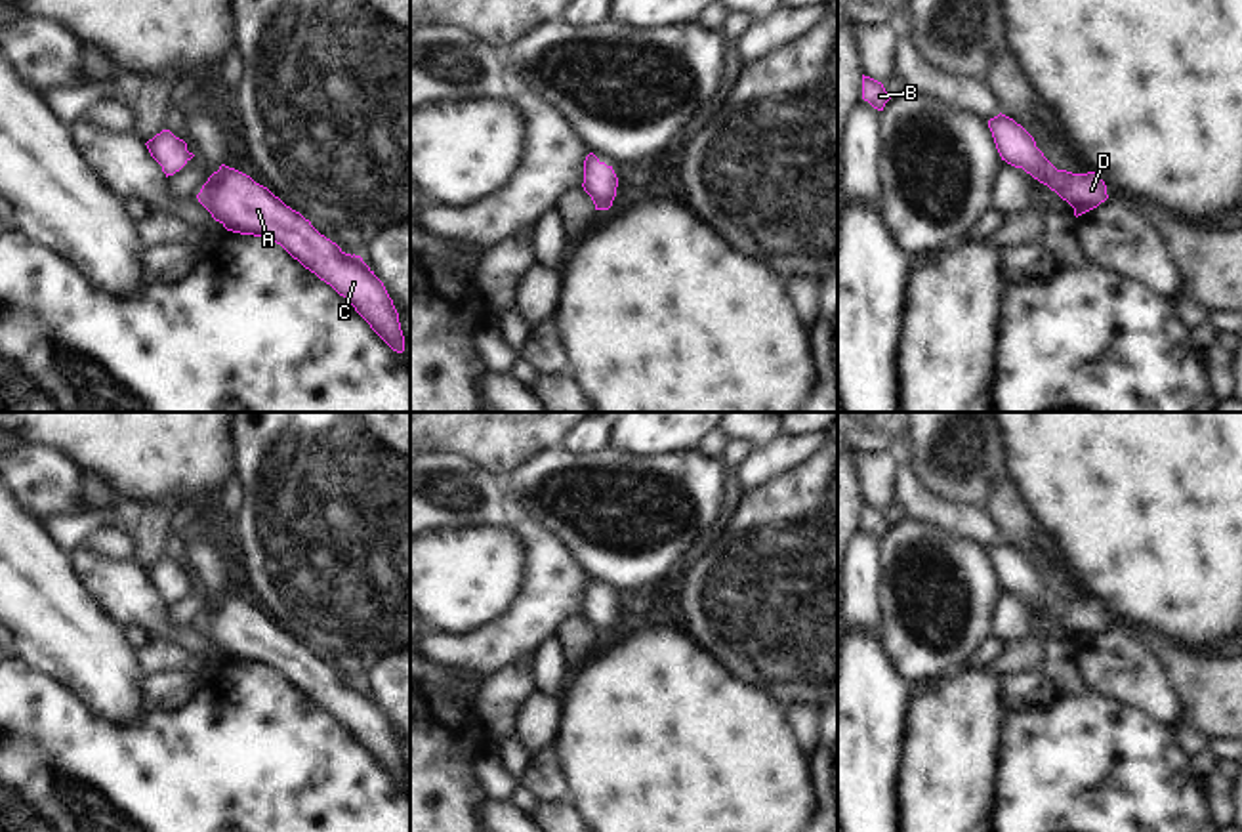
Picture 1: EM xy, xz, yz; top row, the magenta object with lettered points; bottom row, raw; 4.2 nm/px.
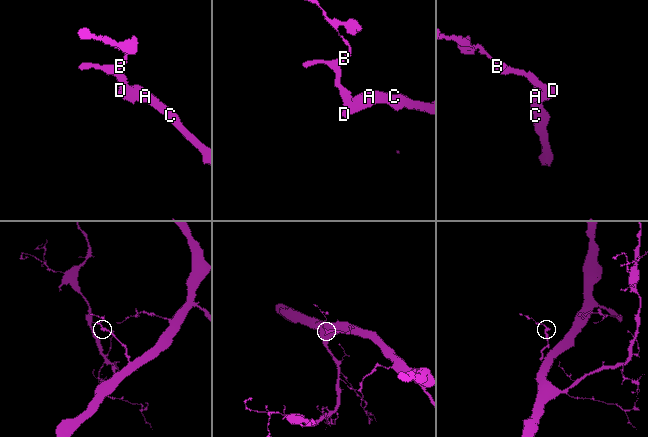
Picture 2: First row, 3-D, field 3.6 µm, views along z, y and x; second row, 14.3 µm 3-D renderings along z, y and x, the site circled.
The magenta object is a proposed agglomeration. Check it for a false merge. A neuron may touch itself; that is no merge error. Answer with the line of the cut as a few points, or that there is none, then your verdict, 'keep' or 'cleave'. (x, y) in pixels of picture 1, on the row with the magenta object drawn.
no cut; keep

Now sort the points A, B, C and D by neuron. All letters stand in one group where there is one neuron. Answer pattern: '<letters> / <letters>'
A B C D

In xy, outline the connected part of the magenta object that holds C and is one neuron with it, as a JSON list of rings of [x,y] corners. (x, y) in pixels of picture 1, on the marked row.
[[[221,164],[197,198],[227,231],[265,237],[280,244],[305,269],[343,296],[393,351],[404,351],[399,313],[374,271],[361,256],[345,254],[321,235],[309,219],[267,187]]]

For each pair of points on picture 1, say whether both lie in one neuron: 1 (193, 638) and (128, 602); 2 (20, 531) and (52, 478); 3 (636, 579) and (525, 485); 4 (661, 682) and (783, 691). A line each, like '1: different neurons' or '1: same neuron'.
1: same neuron
2: different neurons
3: same neuron
4: different neurons

